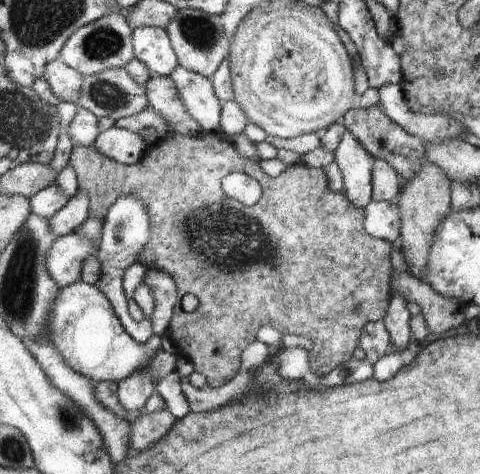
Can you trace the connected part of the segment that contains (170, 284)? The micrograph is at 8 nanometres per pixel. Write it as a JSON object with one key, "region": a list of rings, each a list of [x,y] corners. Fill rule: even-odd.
{"region":[[[149,269],[144,284],[148,286],[155,300],[151,314],[152,330],[162,337],[172,322],[173,308],[179,303],[176,284],[168,274],[154,269]]]}

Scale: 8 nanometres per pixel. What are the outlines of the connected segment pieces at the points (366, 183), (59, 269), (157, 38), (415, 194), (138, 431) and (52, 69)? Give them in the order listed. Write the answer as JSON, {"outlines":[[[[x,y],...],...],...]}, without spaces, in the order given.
{"outlines":[[[[344,132],[338,148],[333,152],[344,180],[343,192],[356,208],[366,208],[372,198],[373,156],[350,134]]],[[[77,231],[56,237],[46,254],[48,276],[58,286],[76,284],[80,282],[80,272],[84,268],[84,262],[95,254],[98,254],[96,243],[78,234]]],[[[138,27],[132,31],[135,57],[143,62],[151,74],[169,77],[178,58],[166,30],[158,27]]],[[[428,161],[400,191],[402,194],[396,198],[400,206],[400,250],[408,272],[414,278],[422,279],[422,274],[428,270],[428,254],[434,240],[434,230],[440,220],[451,214],[451,182],[443,170]]],[[[167,410],[146,413],[138,416],[134,422],[130,421],[128,446],[132,446],[131,452],[144,452],[156,442],[160,442],[176,422],[178,418],[174,418]]],[[[61,59],[50,62],[44,68],[43,79],[50,84],[54,96],[58,96],[60,100],[72,102],[78,105],[80,98],[80,86],[82,86],[83,75],[76,72],[70,66],[66,66]]]]}

